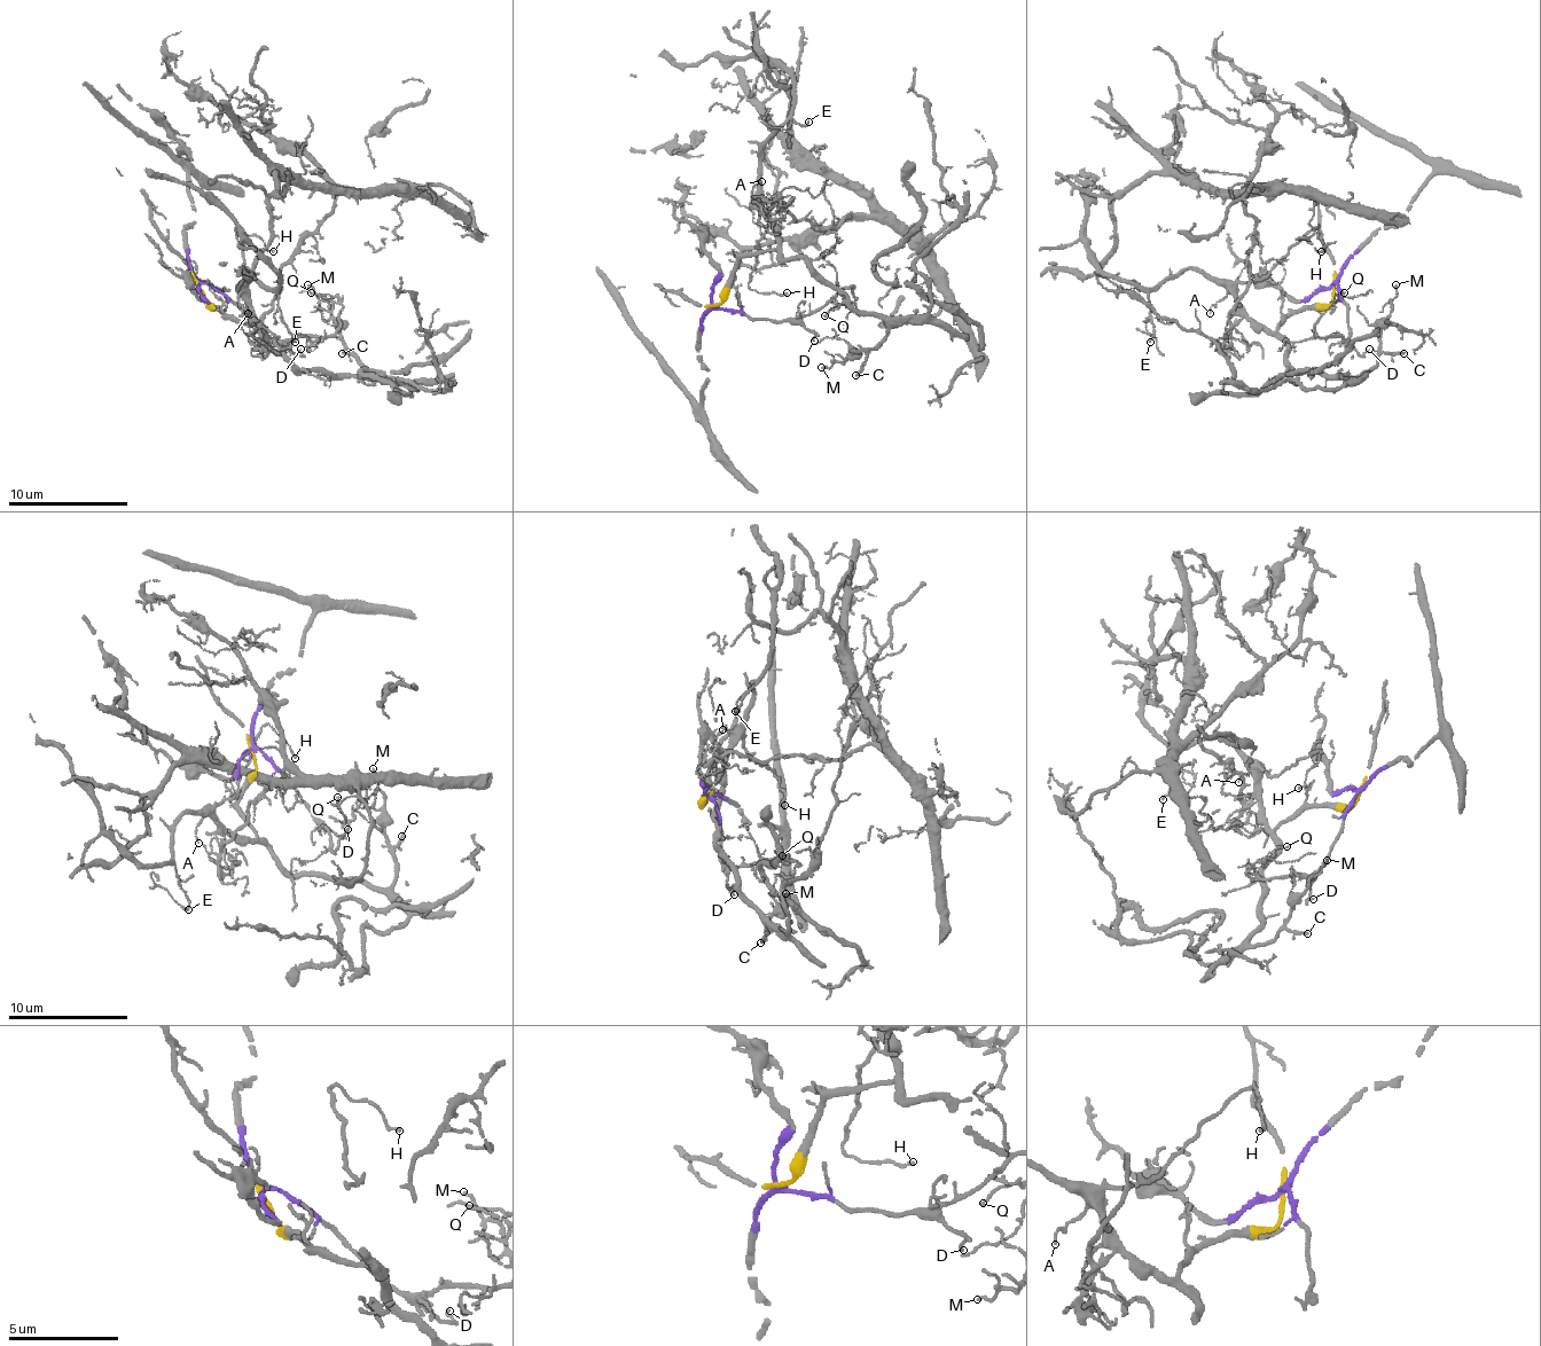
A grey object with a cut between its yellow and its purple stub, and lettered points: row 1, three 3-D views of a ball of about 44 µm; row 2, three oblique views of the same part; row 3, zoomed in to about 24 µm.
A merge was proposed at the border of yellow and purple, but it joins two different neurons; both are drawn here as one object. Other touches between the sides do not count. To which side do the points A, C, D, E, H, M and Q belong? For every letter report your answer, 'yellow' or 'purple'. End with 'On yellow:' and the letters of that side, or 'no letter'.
A: yellow
C: yellow
D: purple
E: yellow
H: yellow
M: yellow
Q: purple
On yellow: A, C, E, H, M

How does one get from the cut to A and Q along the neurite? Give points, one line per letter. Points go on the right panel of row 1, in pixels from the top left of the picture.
A: (1335, 281), (1335, 296), (1327, 305), (1299, 307), (1273, 331), (1257, 323), (1230, 292), (1215, 302), (1210, 314)
Q: (1335, 281), (1347, 305), (1351, 338), (1317, 335), (1317, 320), (1344, 292)

